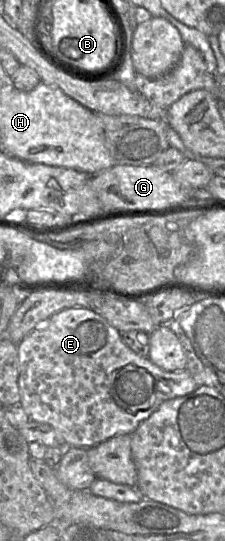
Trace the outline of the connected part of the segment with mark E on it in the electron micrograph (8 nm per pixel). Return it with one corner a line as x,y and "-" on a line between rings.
70,308
62,310
54,315
52,315
49,320
46,320
43,322
43,324
38,325
37,329
34,329
32,332
30,332
20,343
17,344
18,346
18,356
19,356
19,379
18,379
18,386
20,391
20,405
25,410
25,412
28,414
30,420
35,422
41,422
46,423
52,426
57,432
59,432
62,437
64,438
66,444
68,445
66,448
71,447
77,447
77,448
91,448
94,447
110,438
114,438
116,436
120,435
126,435
126,434
132,434
138,426
146,419
150,417
150,415
155,412
159,406
166,400
170,400
176,397
181,397
188,395
192,392
194,392
197,389
197,384
194,381
193,377
187,370
182,371
175,371
175,372
168,372
162,370
160,367
155,365
149,357
142,357
136,354
134,351
132,351
122,340
121,332
118,331
116,328
114,328
103,316
101,316
99,313
95,312
92,309
89,308

